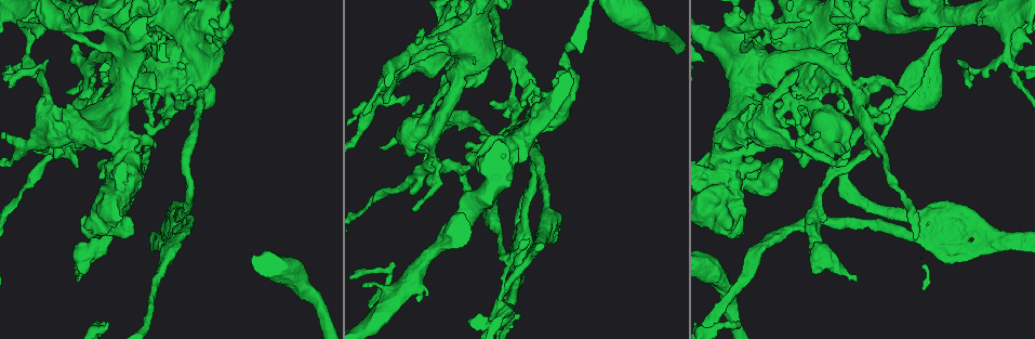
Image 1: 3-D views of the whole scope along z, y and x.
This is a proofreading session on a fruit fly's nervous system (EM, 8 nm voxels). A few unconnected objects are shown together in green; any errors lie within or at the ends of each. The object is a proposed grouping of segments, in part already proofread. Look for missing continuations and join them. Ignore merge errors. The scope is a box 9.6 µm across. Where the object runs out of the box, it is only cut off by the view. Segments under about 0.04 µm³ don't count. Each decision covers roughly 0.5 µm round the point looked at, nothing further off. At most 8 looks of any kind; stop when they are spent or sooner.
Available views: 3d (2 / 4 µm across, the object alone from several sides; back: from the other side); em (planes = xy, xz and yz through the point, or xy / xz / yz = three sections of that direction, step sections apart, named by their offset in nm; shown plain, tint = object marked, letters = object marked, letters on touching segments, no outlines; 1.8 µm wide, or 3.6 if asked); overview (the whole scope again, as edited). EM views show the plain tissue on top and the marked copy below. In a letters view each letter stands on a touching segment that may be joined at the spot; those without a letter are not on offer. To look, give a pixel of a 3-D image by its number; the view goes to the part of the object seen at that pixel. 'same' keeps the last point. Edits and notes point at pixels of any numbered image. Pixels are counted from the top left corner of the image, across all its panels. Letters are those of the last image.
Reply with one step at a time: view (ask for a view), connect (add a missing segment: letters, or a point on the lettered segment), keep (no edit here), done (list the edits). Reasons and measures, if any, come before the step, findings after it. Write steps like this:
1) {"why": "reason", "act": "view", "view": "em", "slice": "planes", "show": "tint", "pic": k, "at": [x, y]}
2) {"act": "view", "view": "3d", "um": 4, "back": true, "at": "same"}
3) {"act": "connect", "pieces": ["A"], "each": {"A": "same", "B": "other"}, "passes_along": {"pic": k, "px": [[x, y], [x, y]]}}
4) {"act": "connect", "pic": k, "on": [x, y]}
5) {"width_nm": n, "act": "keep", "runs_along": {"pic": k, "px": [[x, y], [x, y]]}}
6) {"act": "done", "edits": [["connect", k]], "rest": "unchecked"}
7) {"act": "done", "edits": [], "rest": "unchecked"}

{"why": "closes a loop", "act": "view", "view": "em", "um": 3.6, "slice": "planes", "show": "letters", "pic": 1, "at": [800, 28]}

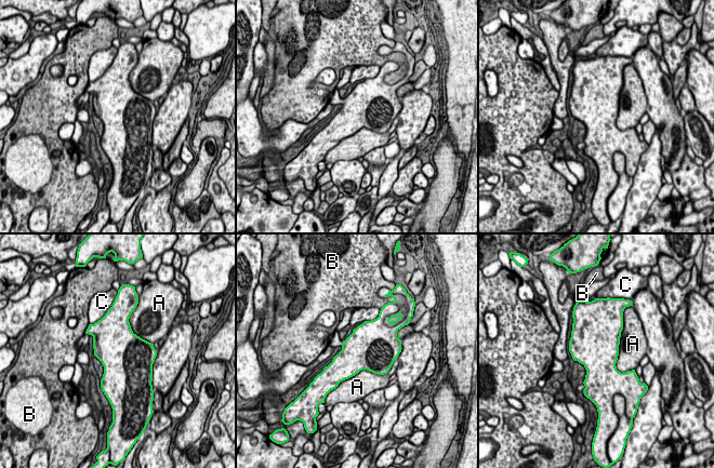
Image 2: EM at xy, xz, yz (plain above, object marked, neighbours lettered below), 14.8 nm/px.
{"width_nm": 600, "act": "keep", "each": {"A": "other", "B": "other", "C": "other"}, "border": {"pic": 2, "px": [[623, 325], [616, 363], [621, 373]]}, "found": "none of them fits"}

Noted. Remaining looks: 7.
{"why": "branch stops here", "act": "view", "view": "3d", "um": 4, "pic": 1, "at": [473, 164]}

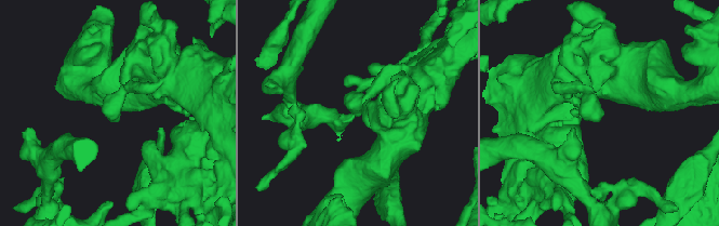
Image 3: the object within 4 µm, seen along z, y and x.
{"act": "view", "view": "em", "slice": "planes", "show": "letters", "pic": 3, "at": [116, 117]}

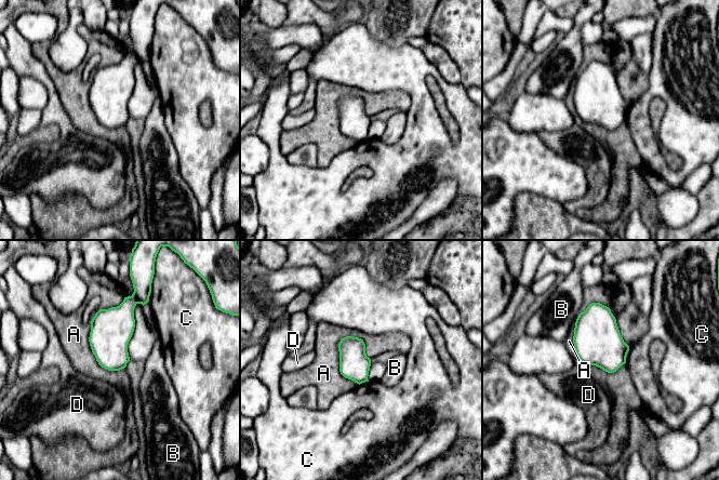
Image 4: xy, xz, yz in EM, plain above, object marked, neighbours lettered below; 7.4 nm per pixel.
{"longest_contact_nm": ["A", 380], "act": "keep", "each": {"A": "other", "B": "other", "C": "other", "D": "other"}, "found": "no lettered segment goes on from it"}

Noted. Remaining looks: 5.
{"why": "free end", "act": "view", "view": "em", "um": 3.6, "slice": "yz", "step": 8, "show": "letters", "pic": 1, "at": [851, 114]}

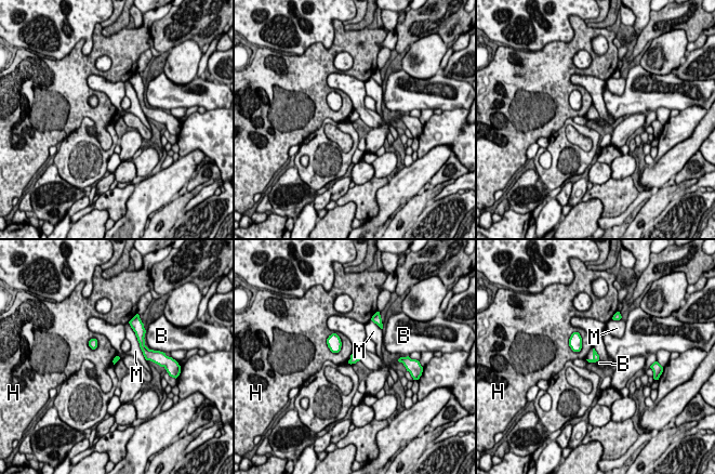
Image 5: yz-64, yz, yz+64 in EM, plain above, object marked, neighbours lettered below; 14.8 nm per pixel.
{"longest_contact_nm": ["M", 500], "act": "keep", "each": {"B": "other", "H": "other", "M": "other"}, "found": "no lettered segment goes on from it"}

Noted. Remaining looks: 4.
{"act": "view", "view": "3d", "um": 4, "pic": 1, "at": [422, 160]}

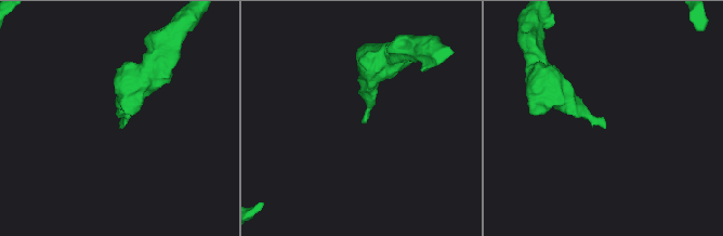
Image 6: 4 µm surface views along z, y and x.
{"why": "now the EM", "act": "view", "view": "em", "slice": "xy", "step": 4, "show": "tint", "pic": 6, "at": [604, 128]}

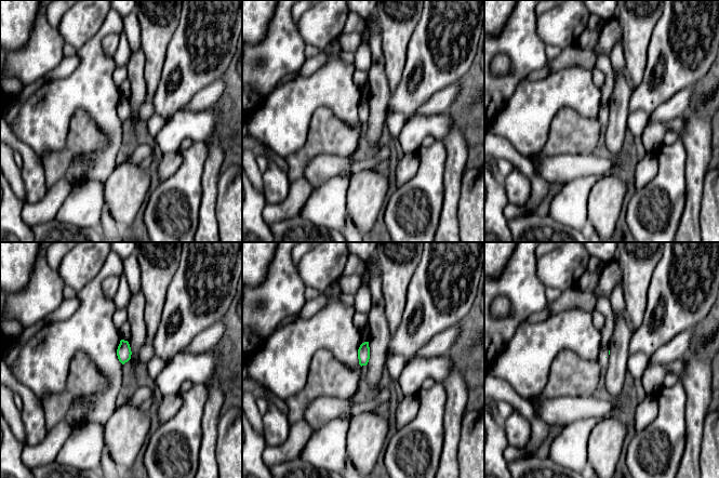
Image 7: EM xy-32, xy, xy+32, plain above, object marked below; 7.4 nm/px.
{"act": "view", "view": "em", "slice": "planes", "show": "letters", "at": "same"}

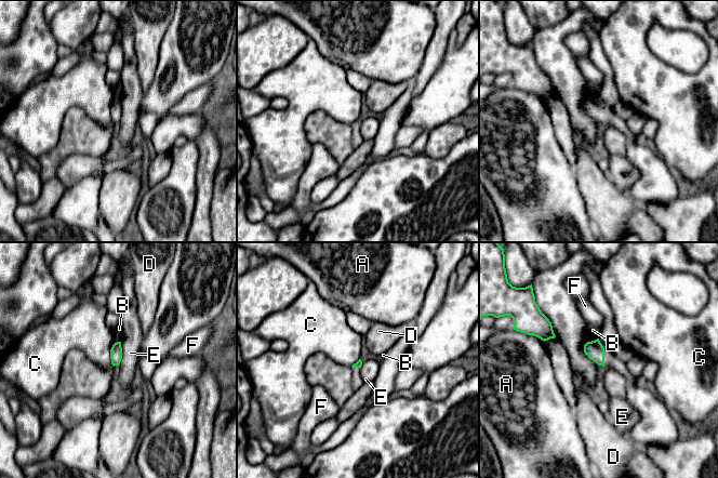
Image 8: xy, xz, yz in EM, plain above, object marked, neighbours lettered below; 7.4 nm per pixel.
{"act": "keep", "each": {"A": "other", "B": "other", "C": "other", "D": "other", "E": "other", "F": "other"}, "border": {"pic": 8, "px": [[595, 339], [584, 353], [598, 364]]}, "found": "none of them fits"}

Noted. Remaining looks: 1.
{"act": "done", "edits": [], "rest": "unchecked"}

